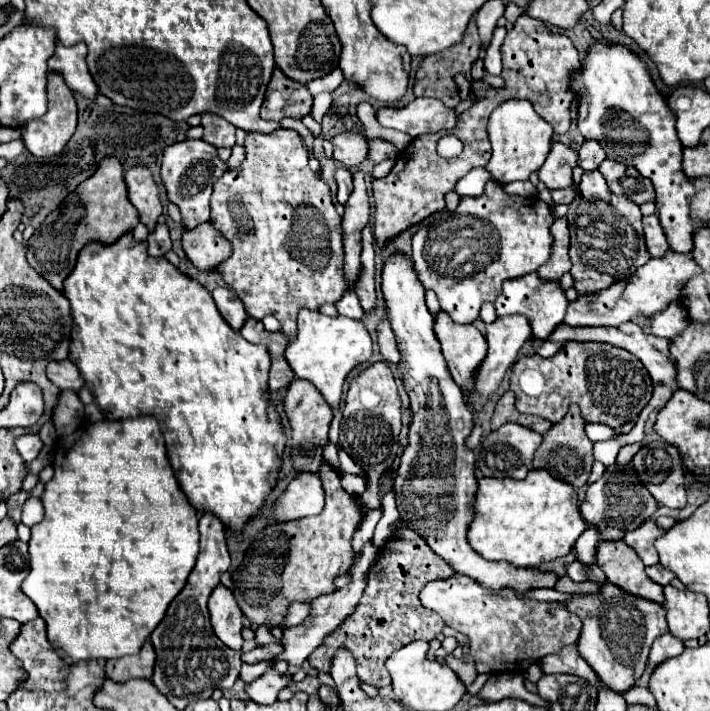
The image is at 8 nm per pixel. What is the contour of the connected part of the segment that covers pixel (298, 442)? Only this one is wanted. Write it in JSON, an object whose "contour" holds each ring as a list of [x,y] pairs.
{"contour":[[[293,380],[287,388],[285,394],[285,414],[291,426],[291,436],[293,436],[293,448],[291,448],[291,460],[293,460],[293,468],[301,474],[301,472],[317,472],[319,464],[323,460],[321,456],[321,448],[323,444],[327,444],[327,432],[329,432],[329,424],[333,420],[333,412],[331,406],[327,406],[323,402],[323,396],[311,386],[311,382],[303,382],[303,380]]]}

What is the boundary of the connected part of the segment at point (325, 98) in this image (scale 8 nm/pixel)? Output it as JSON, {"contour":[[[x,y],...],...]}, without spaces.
{"contour":[[[328,92],[320,93],[313,98],[315,110],[311,112],[311,116],[315,118],[318,123],[322,122],[322,119],[328,111],[331,102],[331,93]]]}

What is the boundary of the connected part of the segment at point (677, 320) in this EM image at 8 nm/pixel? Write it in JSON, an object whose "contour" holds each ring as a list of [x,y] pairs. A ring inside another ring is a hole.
{"contour":[[[671,302],[663,312],[659,312],[653,318],[651,334],[669,340],[675,334],[679,334],[679,330],[683,330],[687,326],[687,322],[689,322],[689,316],[687,316],[685,306],[679,302]]]}

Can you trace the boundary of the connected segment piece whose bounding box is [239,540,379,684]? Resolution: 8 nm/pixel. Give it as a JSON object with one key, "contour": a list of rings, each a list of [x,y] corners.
{"contour":[[[373,540],[365,542],[363,548],[361,548],[359,558],[357,558],[357,560],[353,562],[353,566],[349,568],[351,582],[349,582],[345,588],[339,588],[339,590],[335,590],[335,592],[329,594],[329,596],[319,596],[319,598],[315,598],[315,600],[311,602],[311,604],[313,604],[311,614],[307,616],[307,620],[305,620],[303,624],[293,626],[293,628],[283,628],[283,634],[281,634],[281,648],[283,648],[283,652],[277,656],[277,660],[263,660],[263,662],[257,662],[257,664],[243,664],[239,676],[249,684],[249,682],[257,680],[265,670],[273,668],[275,662],[279,662],[279,660],[285,660],[287,664],[293,664],[293,666],[301,666],[301,664],[307,660],[307,656],[323,642],[323,638],[325,638],[335,626],[339,626],[339,622],[343,622],[343,618],[345,618],[347,614],[351,614],[351,610],[355,608],[355,604],[359,602],[359,598],[363,596],[363,590],[365,590],[365,586],[367,586],[367,574],[369,574],[369,570],[375,566],[377,558],[379,558],[379,548],[373,544]]]}

